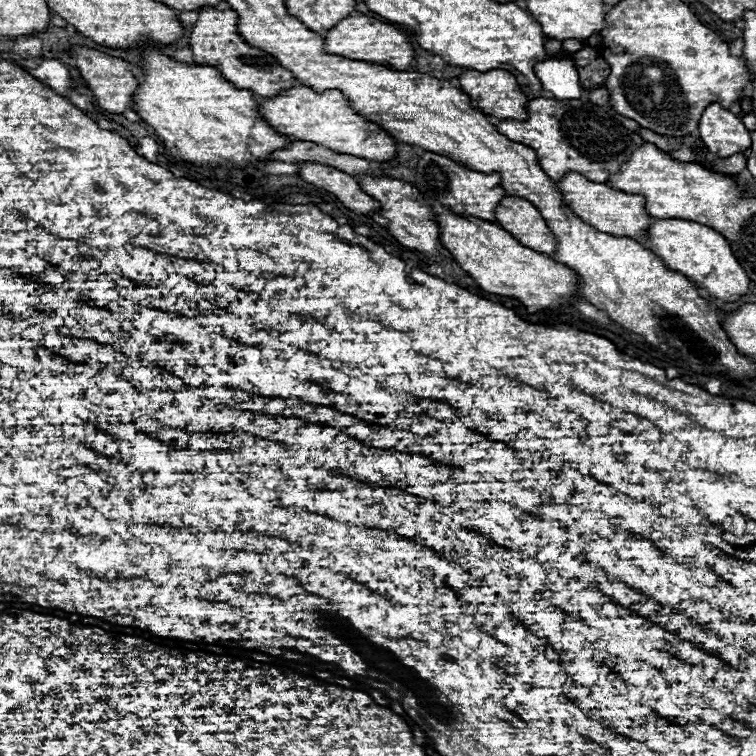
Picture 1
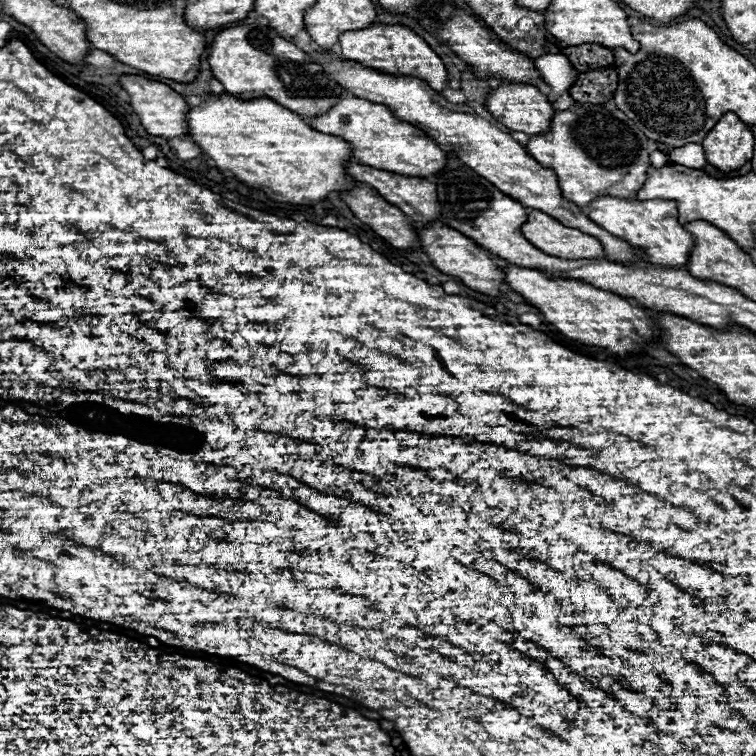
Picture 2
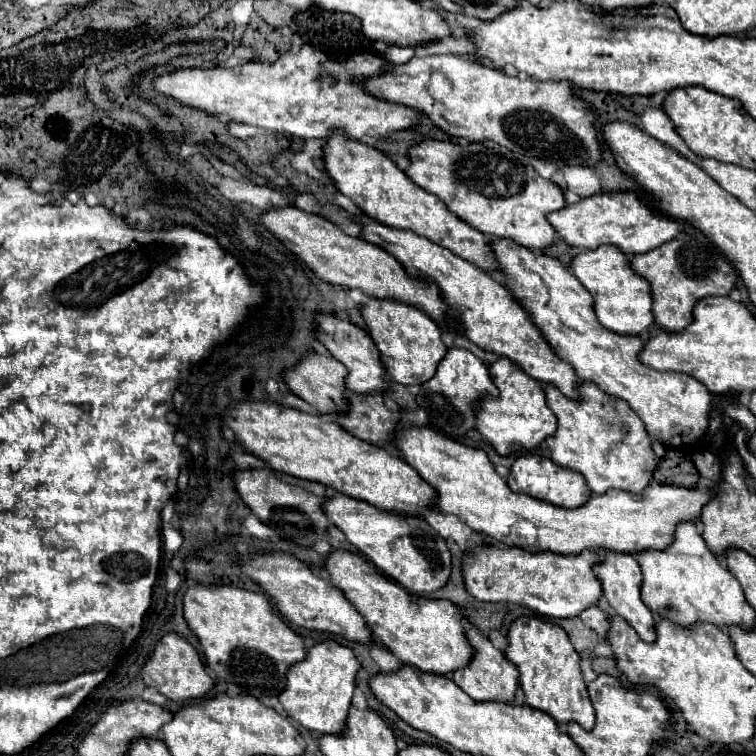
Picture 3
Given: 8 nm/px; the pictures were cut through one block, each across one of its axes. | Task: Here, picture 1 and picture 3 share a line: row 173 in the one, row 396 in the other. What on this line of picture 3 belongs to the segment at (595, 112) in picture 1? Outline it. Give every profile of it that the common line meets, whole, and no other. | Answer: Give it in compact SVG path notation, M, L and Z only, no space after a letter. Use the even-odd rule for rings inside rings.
M582 382L578 386L578 398L566 398L556 386L546 386L546 404L558 418L558 428L552 436L546 438L546 446L550 450L550 458L554 464L580 472L586 478L588 488L594 494L604 494L610 488L622 488L626 492L642 492L652 478L652 470L656 468L656 454L652 452L652 438L646 434L646 428L638 414L626 406L620 398L608 396L594 382Z

